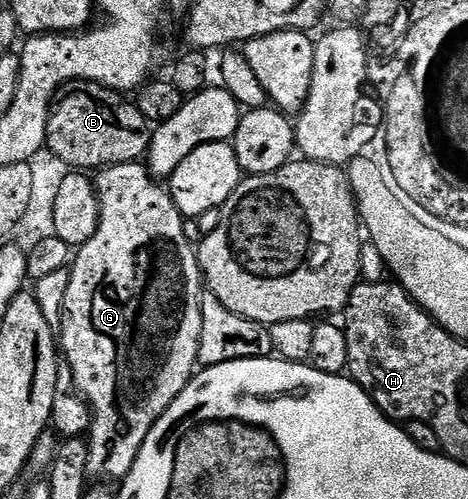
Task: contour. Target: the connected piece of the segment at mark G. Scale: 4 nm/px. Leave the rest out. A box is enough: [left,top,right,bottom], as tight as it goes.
[59,162,203,481]

